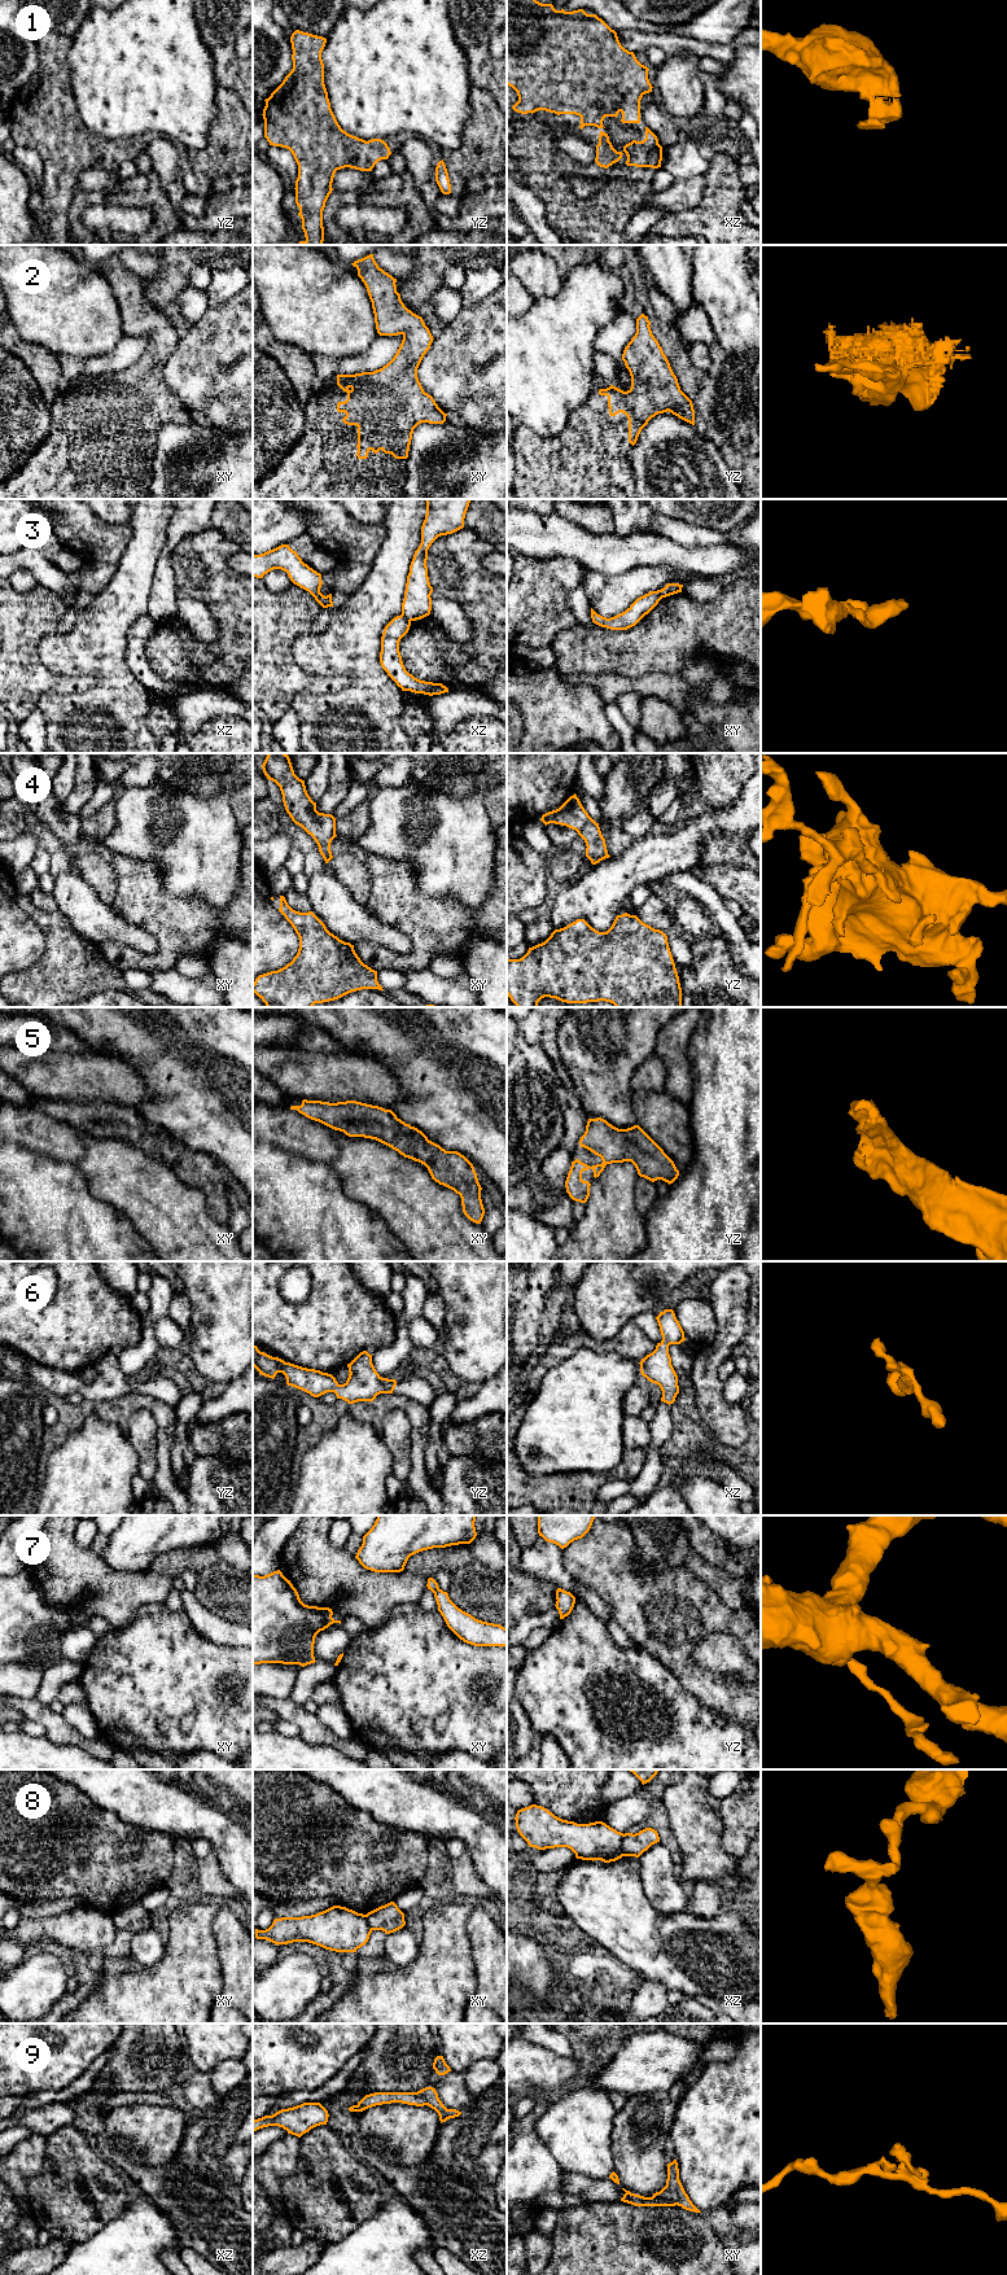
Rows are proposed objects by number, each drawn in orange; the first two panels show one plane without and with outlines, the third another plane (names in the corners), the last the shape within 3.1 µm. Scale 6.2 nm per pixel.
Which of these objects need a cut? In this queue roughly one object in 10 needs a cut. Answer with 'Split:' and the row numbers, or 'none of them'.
Split: 3, 8

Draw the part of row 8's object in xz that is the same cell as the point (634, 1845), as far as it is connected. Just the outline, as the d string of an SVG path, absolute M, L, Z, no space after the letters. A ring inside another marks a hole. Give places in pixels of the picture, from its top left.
M645 1828L635 1834L625 1833L622 1851L625 1856L639 1858L644 1851L657 1842L660 1842L658 1833L652 1828Z

